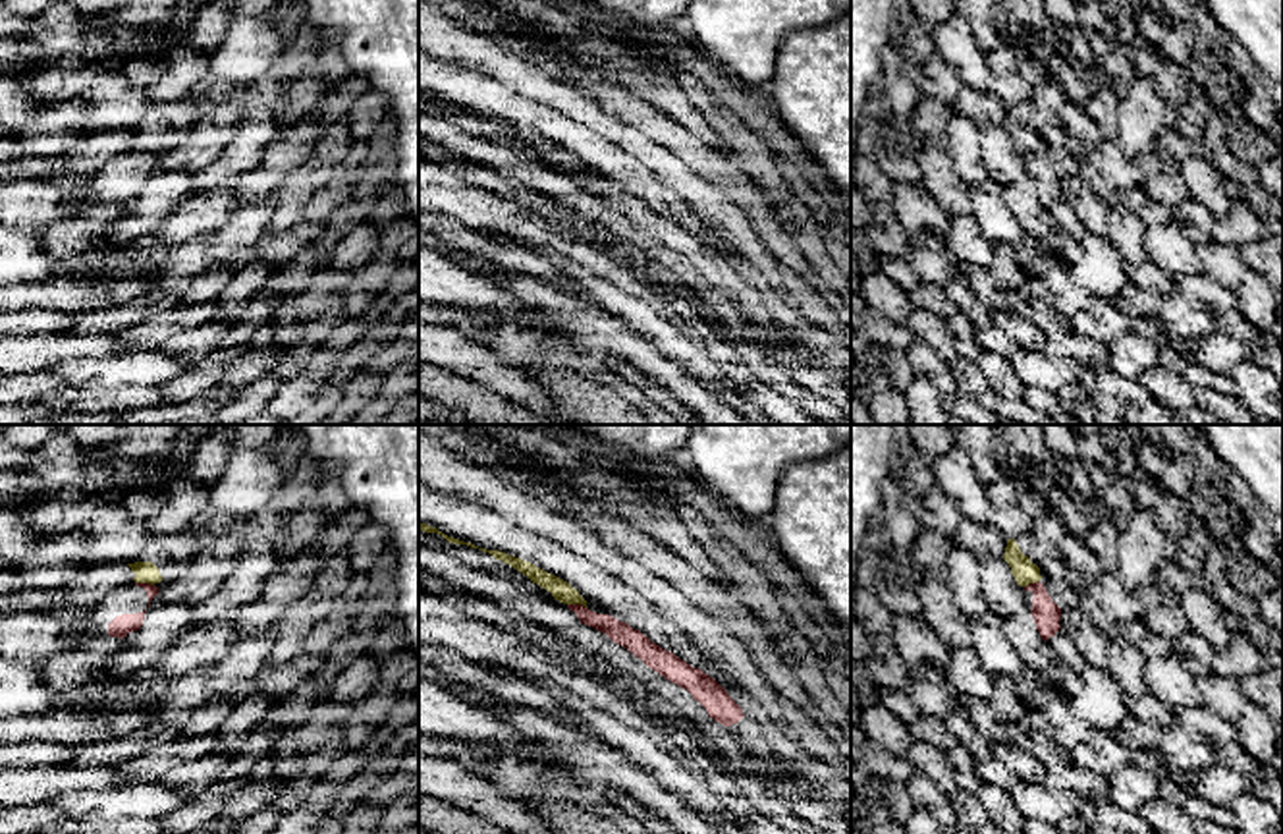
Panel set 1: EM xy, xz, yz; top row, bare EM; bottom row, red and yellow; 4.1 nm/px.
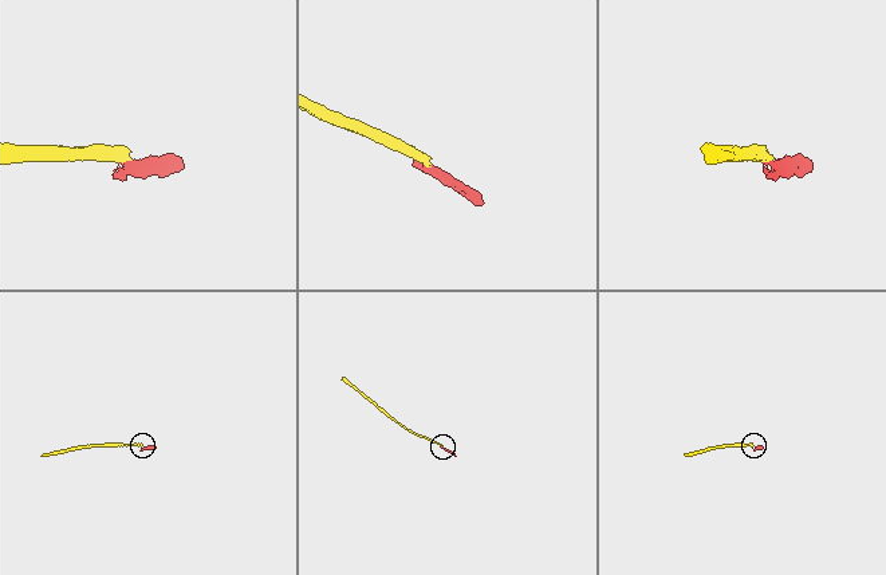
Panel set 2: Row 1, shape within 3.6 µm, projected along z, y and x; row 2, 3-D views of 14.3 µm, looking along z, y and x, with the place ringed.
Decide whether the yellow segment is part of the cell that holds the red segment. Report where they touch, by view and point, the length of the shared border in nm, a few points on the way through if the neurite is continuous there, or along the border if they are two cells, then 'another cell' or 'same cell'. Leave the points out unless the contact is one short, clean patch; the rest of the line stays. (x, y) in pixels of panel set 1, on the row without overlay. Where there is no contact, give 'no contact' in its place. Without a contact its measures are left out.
meets red in xz at (577, 172); contact 80 nm long; border along xz (568, 170), (579, 170), (585, 176); another cell

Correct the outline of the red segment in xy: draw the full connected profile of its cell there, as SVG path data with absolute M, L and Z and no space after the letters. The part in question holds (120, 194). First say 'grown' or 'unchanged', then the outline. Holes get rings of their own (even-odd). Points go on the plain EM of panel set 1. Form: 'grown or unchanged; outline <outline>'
grown; outline M135 151L112 156L95 176L75 176L69 180L95 203L123 207L127 201L141 197L145 180L156 162L158 154L150 151Z

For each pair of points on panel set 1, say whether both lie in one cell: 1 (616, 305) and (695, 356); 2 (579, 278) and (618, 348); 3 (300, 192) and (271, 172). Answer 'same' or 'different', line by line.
1: same
2: different
3: different

